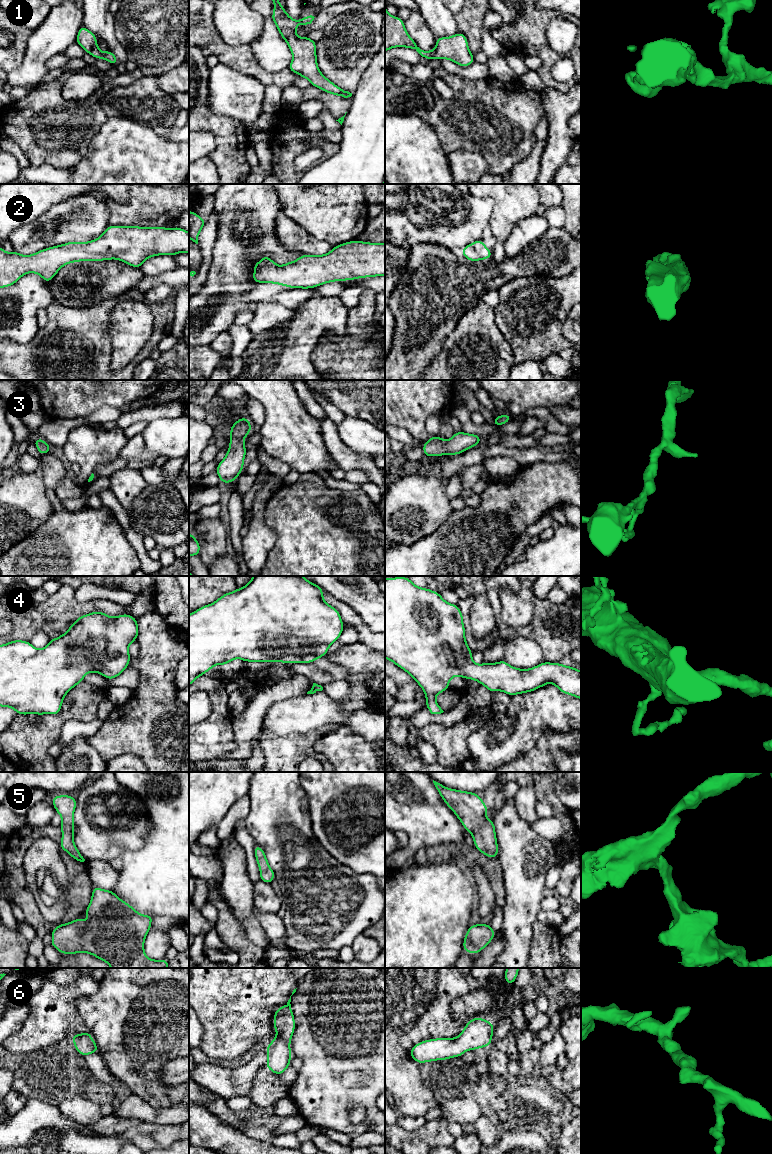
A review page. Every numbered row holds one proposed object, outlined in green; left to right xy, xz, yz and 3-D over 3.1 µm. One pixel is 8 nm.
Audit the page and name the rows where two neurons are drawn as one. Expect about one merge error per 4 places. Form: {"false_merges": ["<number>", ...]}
{"false_merges": []}

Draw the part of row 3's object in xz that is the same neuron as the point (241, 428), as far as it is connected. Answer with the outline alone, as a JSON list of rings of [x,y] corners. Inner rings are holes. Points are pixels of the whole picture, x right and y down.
[[[247,417],[240,418],[231,426],[228,452],[216,468],[221,483],[236,481],[238,475],[244,469],[243,463],[246,456],[244,438],[251,430],[252,426]]]

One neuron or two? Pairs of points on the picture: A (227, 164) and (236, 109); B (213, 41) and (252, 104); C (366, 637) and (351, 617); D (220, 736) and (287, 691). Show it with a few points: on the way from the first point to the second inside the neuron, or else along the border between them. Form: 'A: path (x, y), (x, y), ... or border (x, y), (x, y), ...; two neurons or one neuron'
A: border (212, 112), (218, 115), (234, 117), (245, 124); two neurons
B: border (219, 62), (251, 76); two neurons
C: path (364, 632), (356, 622); one neuron
D: border (232, 716), (232, 734), (235, 746), (227, 751); two neurons

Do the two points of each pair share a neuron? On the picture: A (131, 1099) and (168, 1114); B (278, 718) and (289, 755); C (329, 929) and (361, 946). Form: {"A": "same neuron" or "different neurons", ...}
{"A": "same neuron", "B": "different neurons", "C": "different neurons"}

